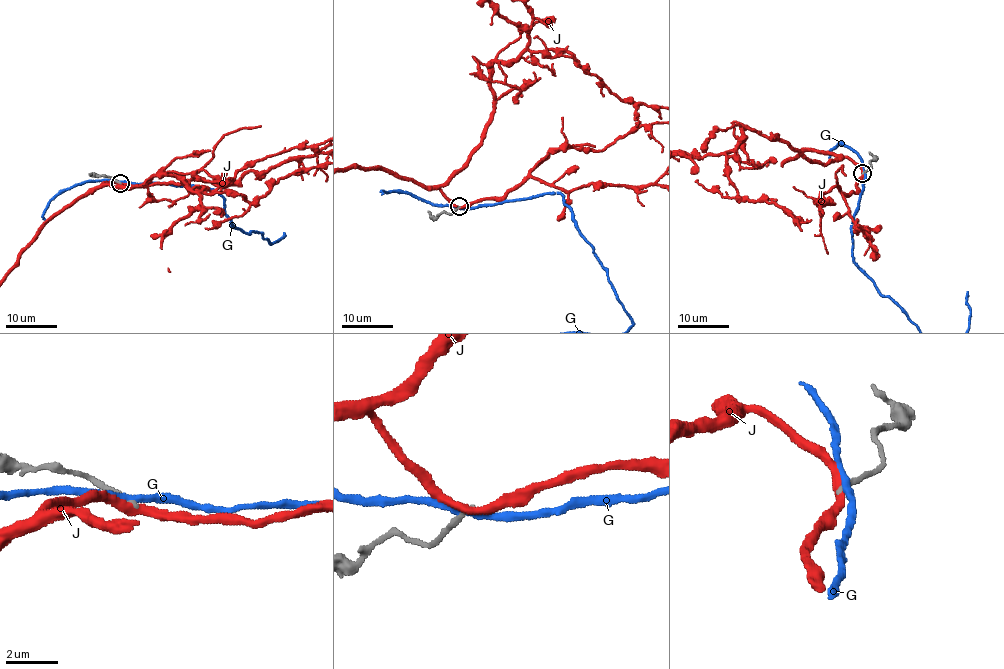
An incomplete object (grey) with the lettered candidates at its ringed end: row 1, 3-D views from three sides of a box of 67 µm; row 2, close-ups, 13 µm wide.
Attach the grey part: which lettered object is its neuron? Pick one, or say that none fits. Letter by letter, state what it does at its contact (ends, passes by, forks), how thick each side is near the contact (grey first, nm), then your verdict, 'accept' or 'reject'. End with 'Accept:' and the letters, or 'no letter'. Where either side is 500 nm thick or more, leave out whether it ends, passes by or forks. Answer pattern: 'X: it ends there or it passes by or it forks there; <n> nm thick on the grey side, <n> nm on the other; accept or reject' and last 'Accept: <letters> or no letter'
G: it passes by; 240 nm thick on the grey side, 280 nm on the other; reject
J: it passes by; 180 nm thick on the grey side, 320 nm on the other; reject
Accept: no letter

